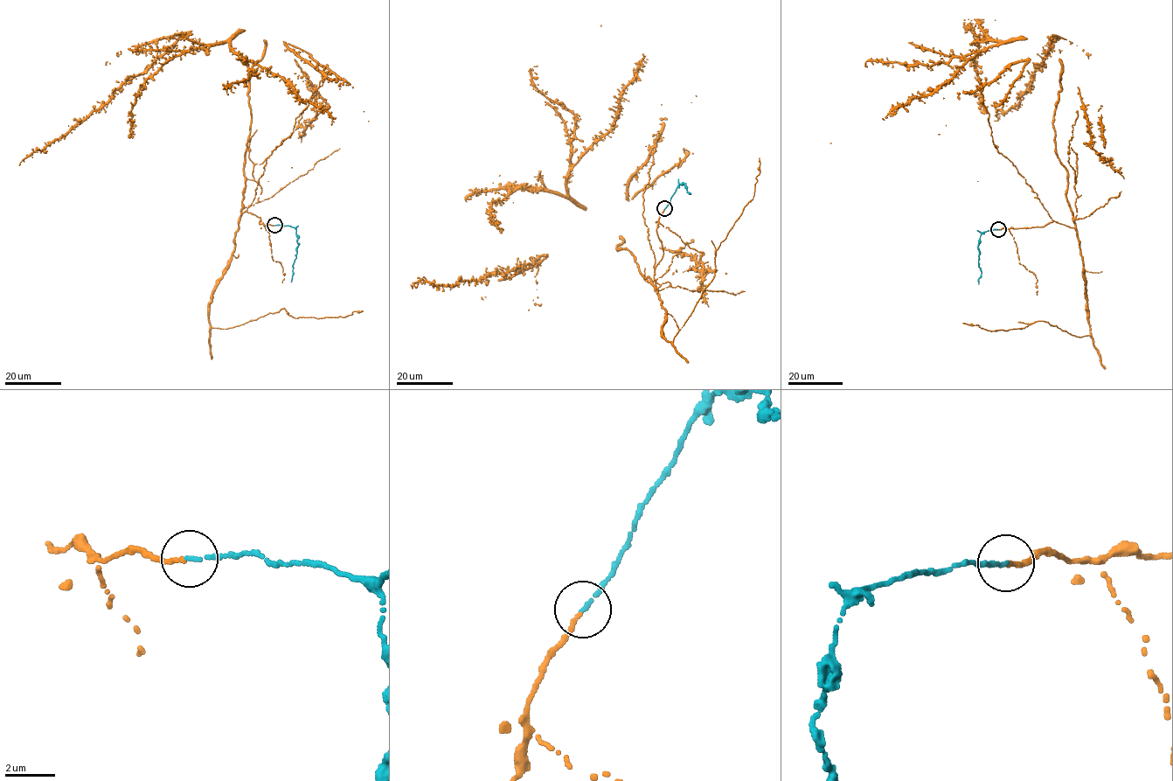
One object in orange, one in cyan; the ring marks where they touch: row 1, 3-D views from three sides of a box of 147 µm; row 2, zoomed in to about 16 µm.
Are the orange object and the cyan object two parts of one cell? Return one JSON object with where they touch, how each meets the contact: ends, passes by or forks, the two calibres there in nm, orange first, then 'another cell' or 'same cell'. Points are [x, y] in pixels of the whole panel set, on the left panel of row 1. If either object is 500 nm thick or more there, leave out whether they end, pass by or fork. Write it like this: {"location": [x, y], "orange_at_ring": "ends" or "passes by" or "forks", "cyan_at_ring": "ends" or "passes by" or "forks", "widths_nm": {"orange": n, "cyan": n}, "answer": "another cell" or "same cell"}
{"location": [274, 225], "orange_at_ring": "ends", "cyan_at_ring": "ends", "widths_nm": {"orange": 190, "cyan": 170}, "answer": "same cell"}

